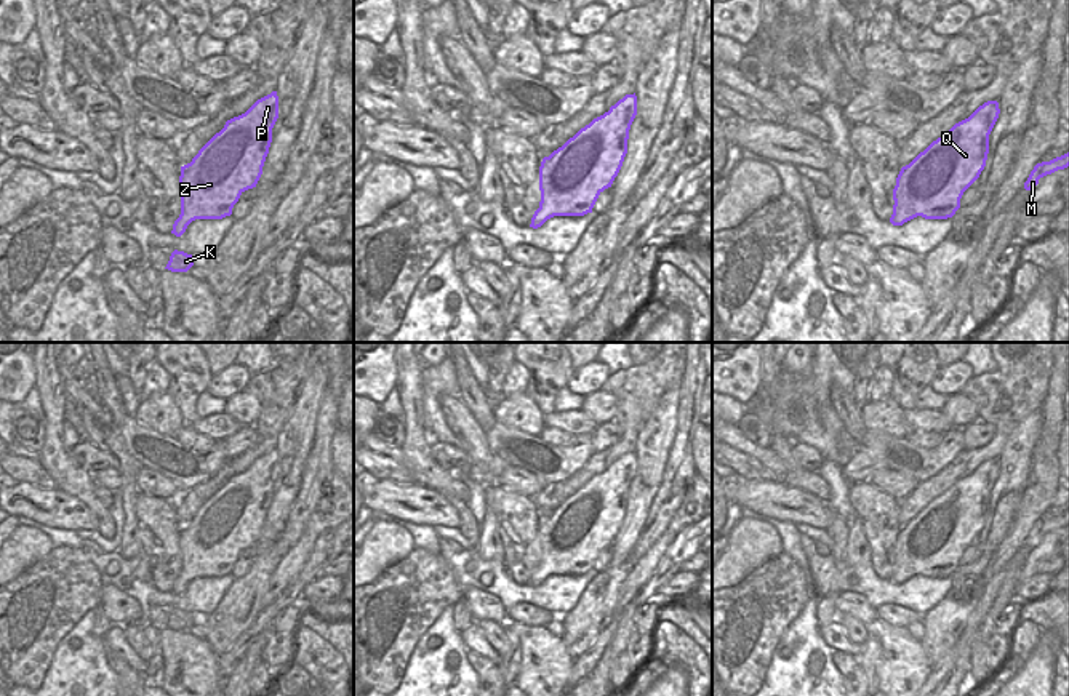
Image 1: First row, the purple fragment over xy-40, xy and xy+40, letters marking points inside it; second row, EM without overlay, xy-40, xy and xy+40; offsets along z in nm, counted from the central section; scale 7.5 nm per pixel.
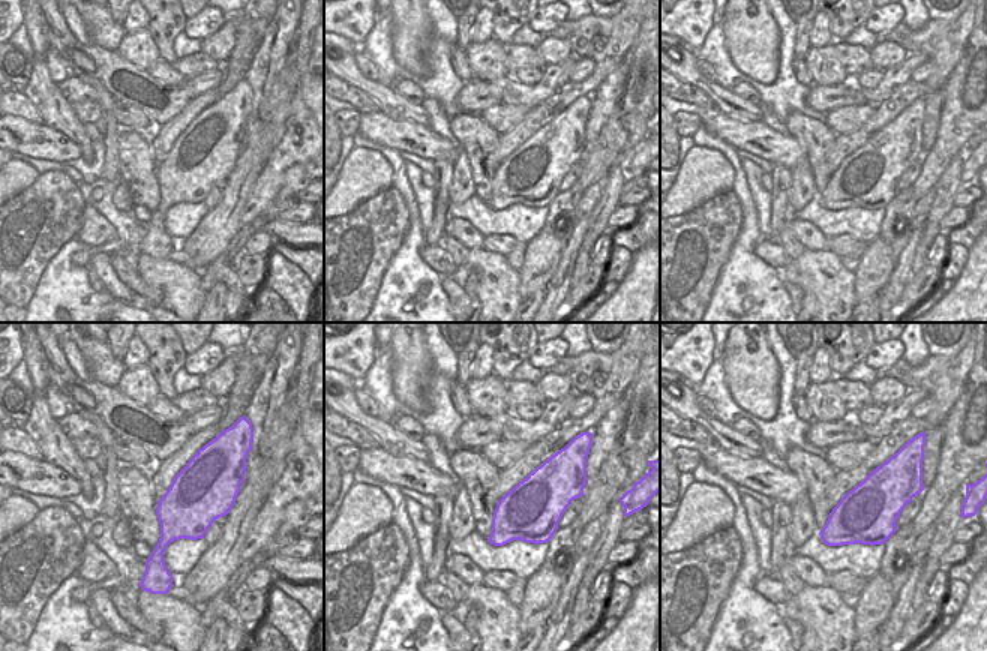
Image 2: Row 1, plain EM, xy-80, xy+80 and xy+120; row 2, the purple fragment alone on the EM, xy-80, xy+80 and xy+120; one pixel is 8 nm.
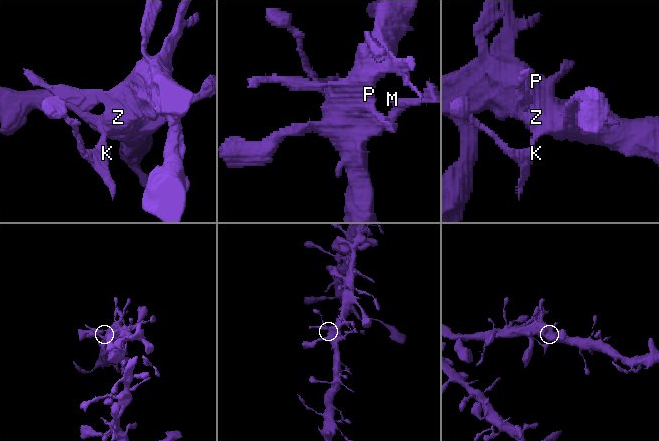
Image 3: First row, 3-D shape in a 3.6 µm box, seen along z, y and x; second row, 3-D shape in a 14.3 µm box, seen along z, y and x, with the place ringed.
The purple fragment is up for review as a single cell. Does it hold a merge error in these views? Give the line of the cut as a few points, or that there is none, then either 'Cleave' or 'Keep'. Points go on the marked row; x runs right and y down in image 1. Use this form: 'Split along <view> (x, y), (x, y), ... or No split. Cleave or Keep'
No split. Keep.

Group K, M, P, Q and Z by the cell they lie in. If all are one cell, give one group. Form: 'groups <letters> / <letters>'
groups K M P Q Z

